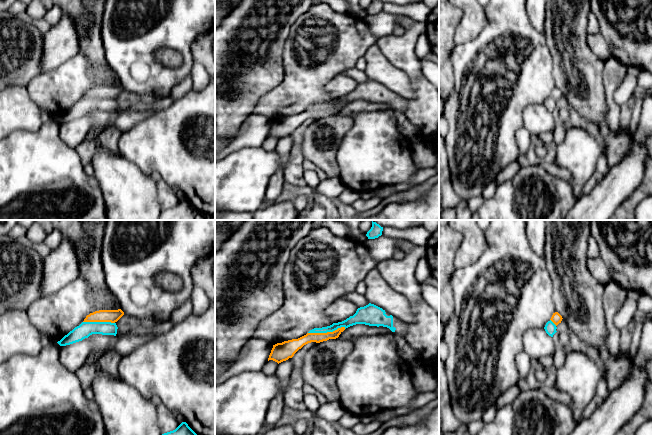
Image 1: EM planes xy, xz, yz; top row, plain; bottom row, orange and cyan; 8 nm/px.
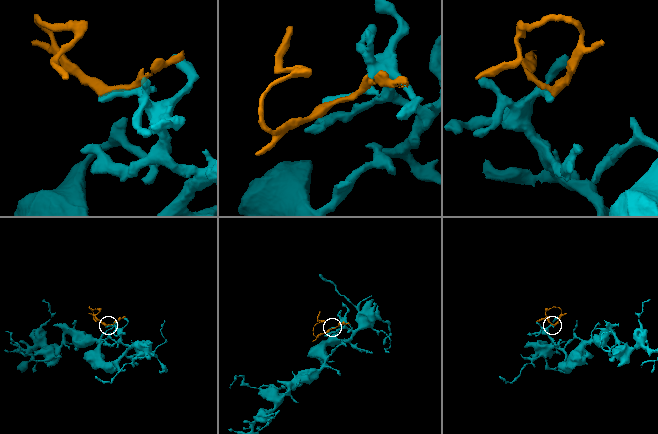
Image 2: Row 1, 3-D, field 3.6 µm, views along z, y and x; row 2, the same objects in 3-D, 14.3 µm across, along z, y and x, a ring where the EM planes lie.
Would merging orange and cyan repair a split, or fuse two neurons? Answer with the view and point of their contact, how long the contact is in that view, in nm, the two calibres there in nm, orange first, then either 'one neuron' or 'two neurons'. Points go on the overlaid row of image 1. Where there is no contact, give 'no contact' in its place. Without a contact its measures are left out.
xz (327, 332) | 300 nm | 80/80 nm | one neuron

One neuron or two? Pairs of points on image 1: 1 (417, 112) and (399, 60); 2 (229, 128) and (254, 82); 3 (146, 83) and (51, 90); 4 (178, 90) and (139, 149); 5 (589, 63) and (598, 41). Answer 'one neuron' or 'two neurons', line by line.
1: one neuron
2: one neuron
3: two neurons
4: two neurons
5: two neurons

